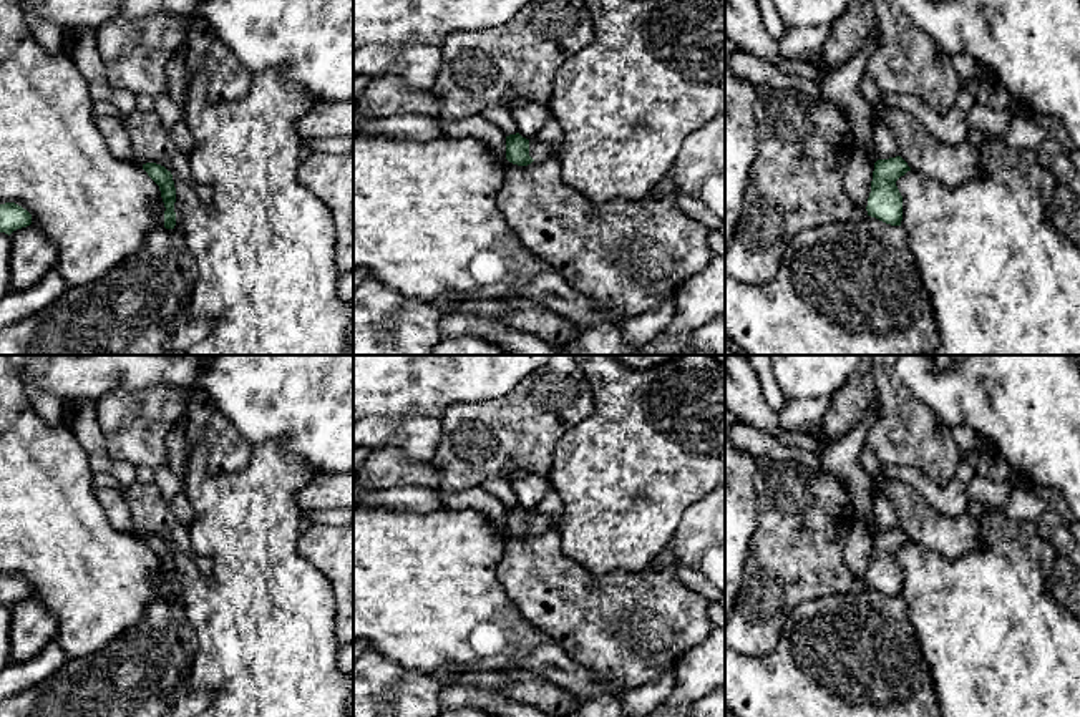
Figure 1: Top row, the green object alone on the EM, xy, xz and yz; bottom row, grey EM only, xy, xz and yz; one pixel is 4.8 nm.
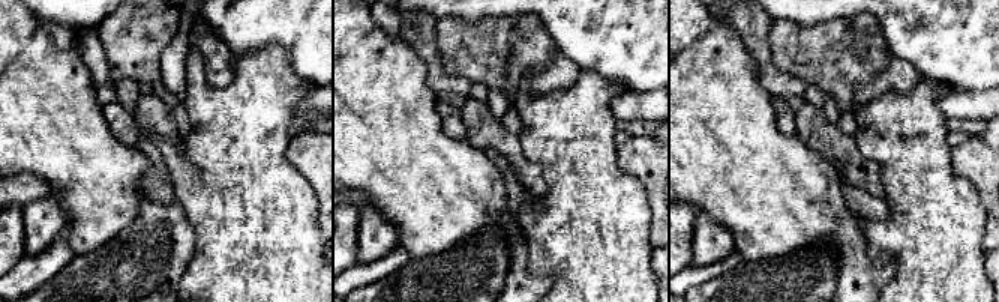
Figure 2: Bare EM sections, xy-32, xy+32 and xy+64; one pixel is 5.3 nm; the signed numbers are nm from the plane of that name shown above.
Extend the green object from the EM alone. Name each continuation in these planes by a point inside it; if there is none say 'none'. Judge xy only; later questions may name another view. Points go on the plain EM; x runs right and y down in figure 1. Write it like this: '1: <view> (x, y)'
1: xy (178, 581)

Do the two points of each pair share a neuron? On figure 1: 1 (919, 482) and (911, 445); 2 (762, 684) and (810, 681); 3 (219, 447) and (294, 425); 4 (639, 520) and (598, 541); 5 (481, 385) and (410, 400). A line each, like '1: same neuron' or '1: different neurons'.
1: different neurons
2: same neuron
3: different neurons
4: same neuron
5: same neuron

